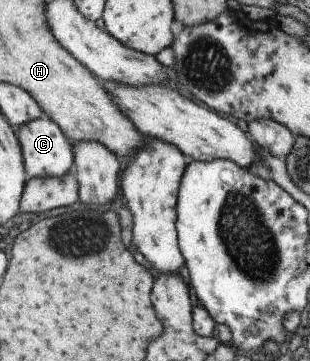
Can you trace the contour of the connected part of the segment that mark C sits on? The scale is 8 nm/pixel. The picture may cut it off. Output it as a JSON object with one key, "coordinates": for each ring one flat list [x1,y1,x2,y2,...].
{"coordinates":[[38,119,18,126,16,135,22,150,25,172,31,178,58,177,71,171,74,163,72,143,65,133,50,119]]}

